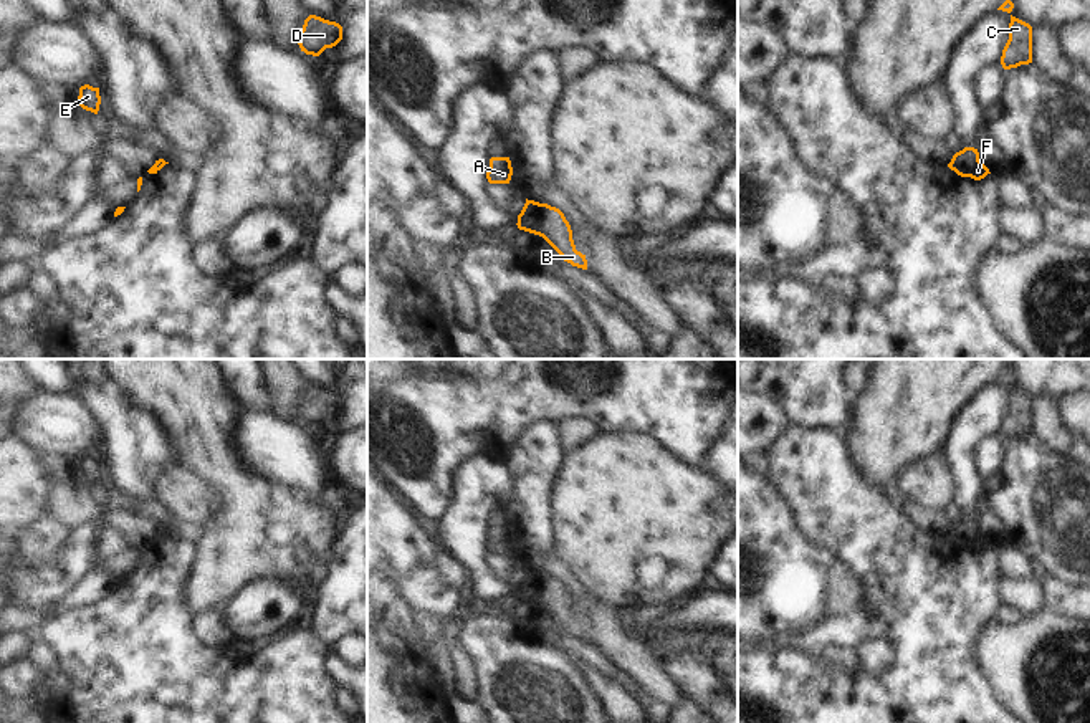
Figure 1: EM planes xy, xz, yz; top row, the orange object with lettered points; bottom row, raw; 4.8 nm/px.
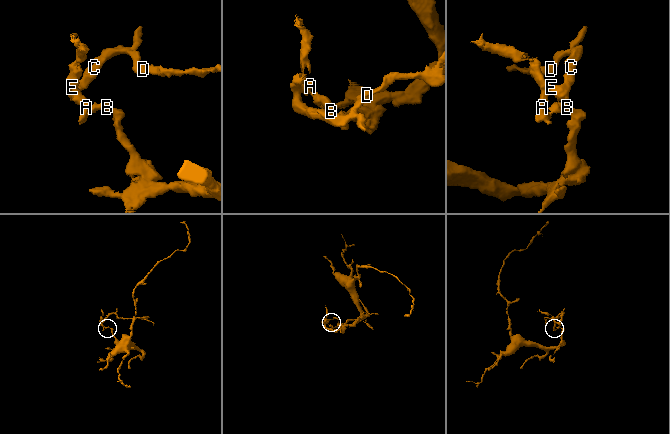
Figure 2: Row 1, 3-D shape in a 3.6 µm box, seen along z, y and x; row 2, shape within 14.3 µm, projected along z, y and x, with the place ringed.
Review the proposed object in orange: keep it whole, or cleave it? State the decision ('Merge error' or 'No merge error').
Merge error

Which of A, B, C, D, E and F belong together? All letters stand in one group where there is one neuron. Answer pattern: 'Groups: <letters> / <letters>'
Groups: A C D E / B F

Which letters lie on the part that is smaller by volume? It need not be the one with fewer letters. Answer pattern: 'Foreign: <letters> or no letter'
Foreign: A, C, D, E

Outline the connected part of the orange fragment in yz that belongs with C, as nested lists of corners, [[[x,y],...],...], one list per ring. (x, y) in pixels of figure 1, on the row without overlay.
[[[1011,385],[1009,410],[1002,420],[1004,440],[1032,433],[1032,397]]]

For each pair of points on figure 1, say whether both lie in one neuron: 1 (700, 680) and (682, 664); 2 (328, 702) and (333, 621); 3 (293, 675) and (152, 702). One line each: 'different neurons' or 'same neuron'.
1: same neuron
2: different neurons
3: same neuron

